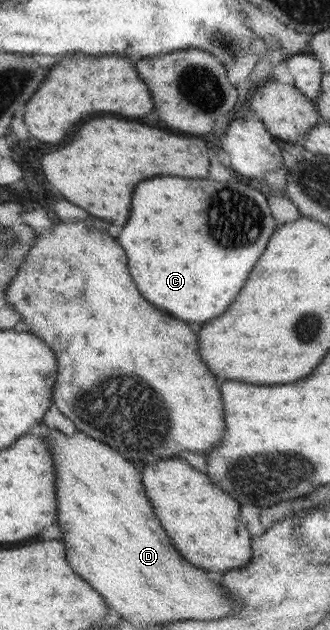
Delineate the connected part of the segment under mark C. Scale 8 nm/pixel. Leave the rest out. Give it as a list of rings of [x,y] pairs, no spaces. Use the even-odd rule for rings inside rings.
[[[156,177],[136,185],[130,219],[118,235],[118,241],[128,255],[128,269],[138,291],[154,307],[180,321],[206,323],[222,315],[236,299],[274,231],[276,221],[270,215],[266,197],[244,183]]]

